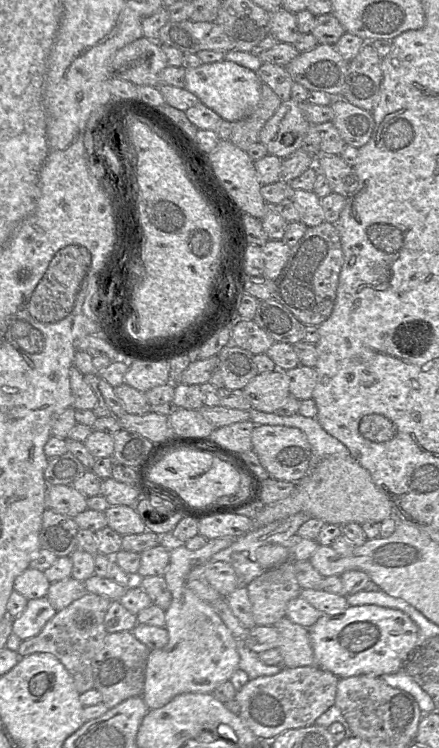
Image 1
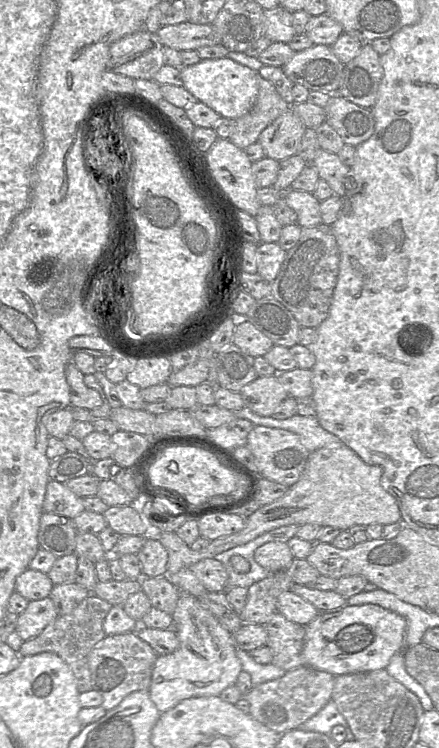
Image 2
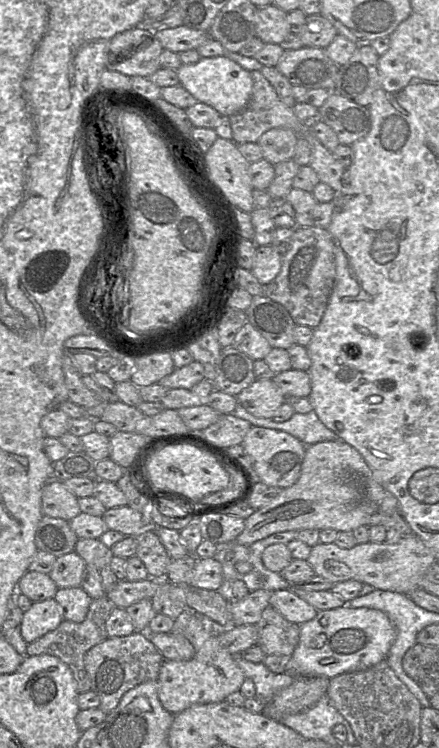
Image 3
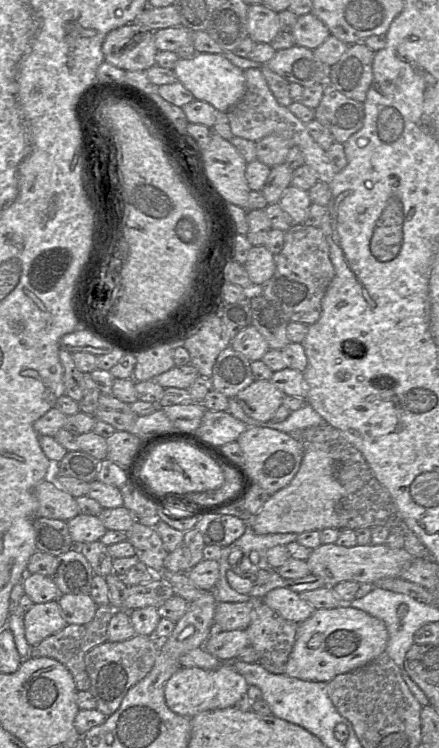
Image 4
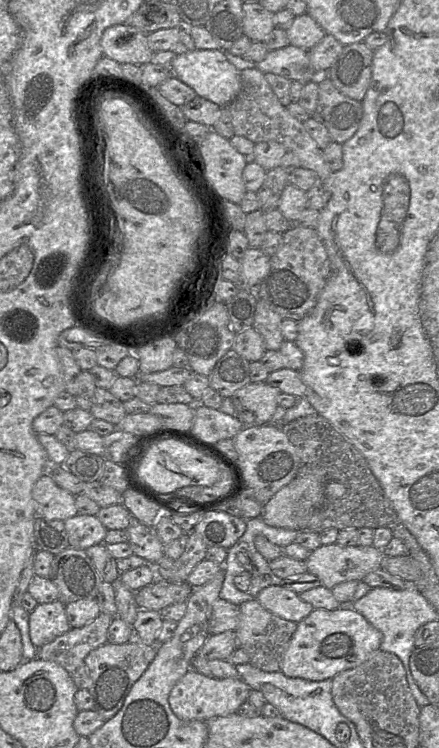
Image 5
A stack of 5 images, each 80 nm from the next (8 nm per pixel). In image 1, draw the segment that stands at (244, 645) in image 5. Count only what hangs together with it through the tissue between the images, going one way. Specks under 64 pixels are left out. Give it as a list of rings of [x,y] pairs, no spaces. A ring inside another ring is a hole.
[[[287,617],[274,625],[279,634],[279,647],[283,667],[317,666],[309,636],[309,629],[293,623]]]

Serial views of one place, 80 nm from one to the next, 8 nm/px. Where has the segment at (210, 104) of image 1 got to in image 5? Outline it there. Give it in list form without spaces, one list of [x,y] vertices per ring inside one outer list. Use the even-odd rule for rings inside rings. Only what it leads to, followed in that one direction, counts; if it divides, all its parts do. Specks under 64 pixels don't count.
[[[194,49],[176,55],[172,61],[172,75],[192,88],[197,96],[207,99],[220,107],[226,107],[240,90],[240,72],[226,58],[221,49]]]

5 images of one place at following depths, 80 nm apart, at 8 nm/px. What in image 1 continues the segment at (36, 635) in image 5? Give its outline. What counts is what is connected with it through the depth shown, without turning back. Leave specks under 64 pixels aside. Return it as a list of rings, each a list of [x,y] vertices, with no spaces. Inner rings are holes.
[[[46,596],[28,600],[24,611],[13,619],[12,632],[22,641],[30,639],[40,633],[56,612]]]

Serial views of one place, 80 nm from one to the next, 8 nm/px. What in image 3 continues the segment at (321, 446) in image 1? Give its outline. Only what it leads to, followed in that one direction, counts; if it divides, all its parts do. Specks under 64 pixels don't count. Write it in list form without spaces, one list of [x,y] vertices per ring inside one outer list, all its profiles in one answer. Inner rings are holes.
[[[239,403],[232,413],[249,421],[252,426],[285,431],[299,439],[305,446],[339,439],[333,431],[320,421],[313,410],[308,413],[295,412],[290,419],[284,422],[275,422],[271,418],[255,417]]]

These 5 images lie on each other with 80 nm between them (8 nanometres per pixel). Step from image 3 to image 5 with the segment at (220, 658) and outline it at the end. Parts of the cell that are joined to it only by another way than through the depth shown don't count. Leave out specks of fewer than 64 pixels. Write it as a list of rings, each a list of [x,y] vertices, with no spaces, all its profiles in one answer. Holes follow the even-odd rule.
[[[190,669],[173,686],[168,701],[173,713],[178,718],[185,721],[207,721],[213,717],[235,713],[238,707],[248,700],[250,690],[250,686],[242,679],[216,679]]]

